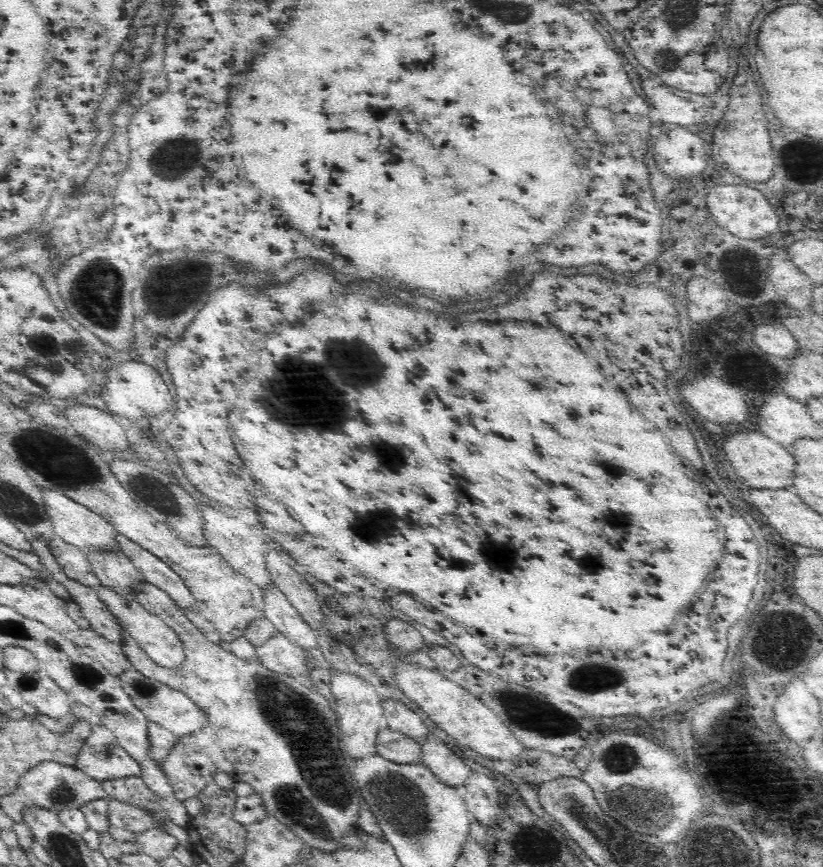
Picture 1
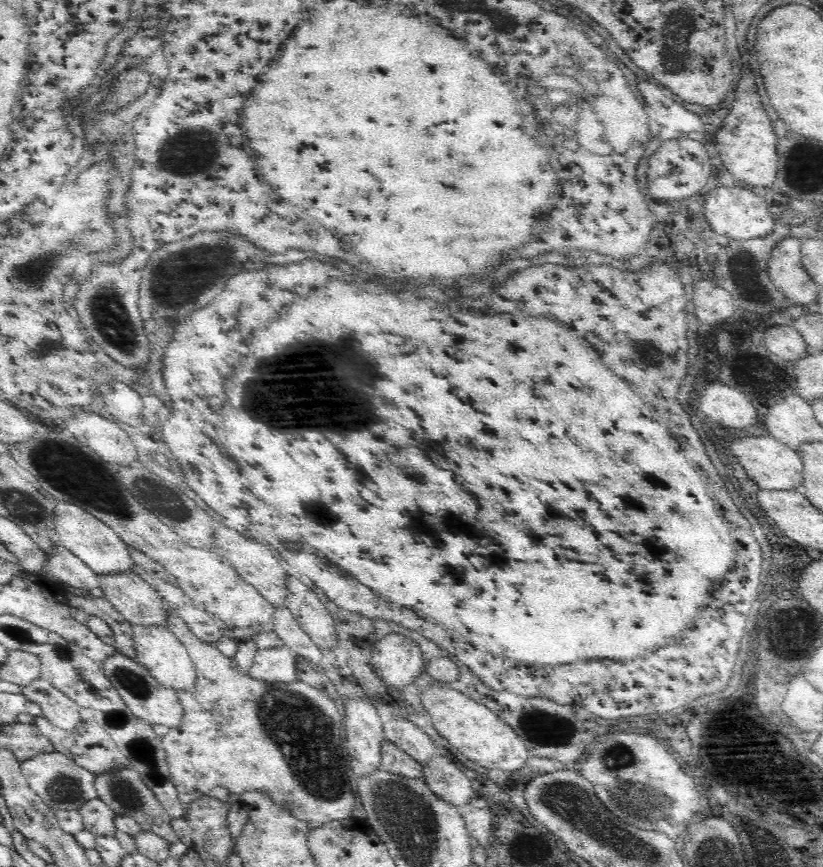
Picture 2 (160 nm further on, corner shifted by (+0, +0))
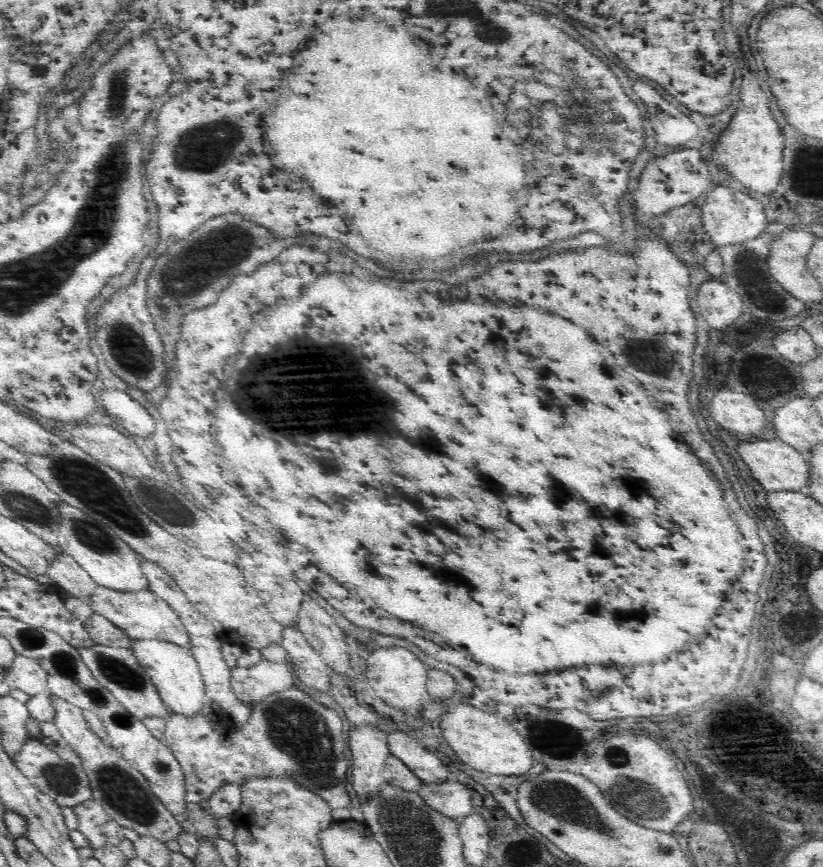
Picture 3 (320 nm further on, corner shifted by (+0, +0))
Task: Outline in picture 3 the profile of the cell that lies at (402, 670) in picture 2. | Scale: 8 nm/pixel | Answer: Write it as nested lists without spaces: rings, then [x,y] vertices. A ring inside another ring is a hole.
[[[392,646],[392,648],[380,648],[374,650],[367,658],[368,664],[366,676],[370,676],[370,683],[374,685],[374,690],[378,696],[389,705],[402,708],[406,715],[413,715],[421,707],[422,693],[427,692],[427,672],[426,666],[418,656],[404,646]]]

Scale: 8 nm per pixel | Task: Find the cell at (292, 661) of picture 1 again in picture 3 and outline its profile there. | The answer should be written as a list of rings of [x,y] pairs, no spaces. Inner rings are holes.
[[[262,659],[253,667],[231,668],[231,687],[236,697],[251,704],[270,693],[292,687],[292,671],[288,660],[270,661]]]

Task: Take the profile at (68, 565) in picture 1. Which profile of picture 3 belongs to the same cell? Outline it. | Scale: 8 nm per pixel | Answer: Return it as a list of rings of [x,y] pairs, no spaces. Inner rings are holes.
[[[60,551],[50,562],[47,575],[61,592],[68,592],[69,596],[86,601],[89,601],[97,587],[96,581],[86,572],[86,569],[82,568],[82,565],[76,563],[72,556]]]

